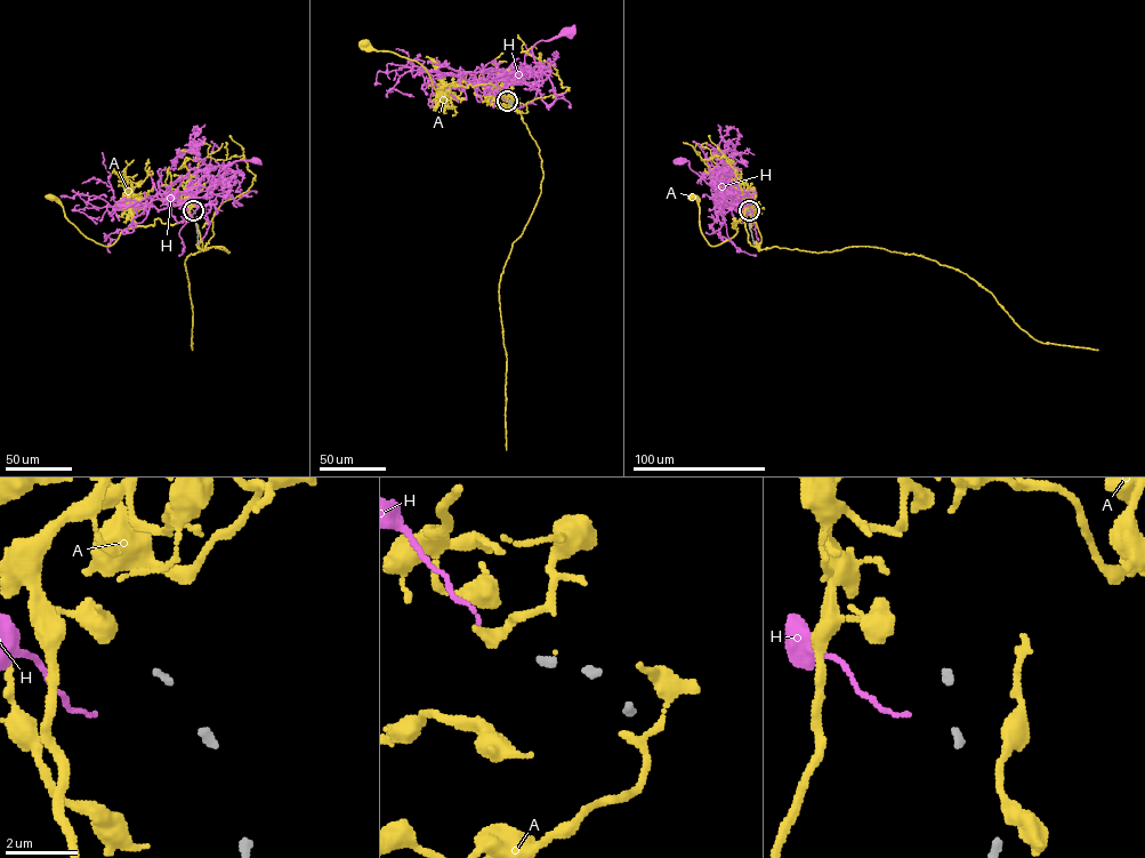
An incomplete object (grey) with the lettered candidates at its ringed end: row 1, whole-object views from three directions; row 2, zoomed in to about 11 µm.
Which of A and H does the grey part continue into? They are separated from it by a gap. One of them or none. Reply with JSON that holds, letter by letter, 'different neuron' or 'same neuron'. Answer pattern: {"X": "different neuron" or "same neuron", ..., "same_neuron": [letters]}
{"A": "different neuron", "H": "different neuron", "same_neuron": []}

